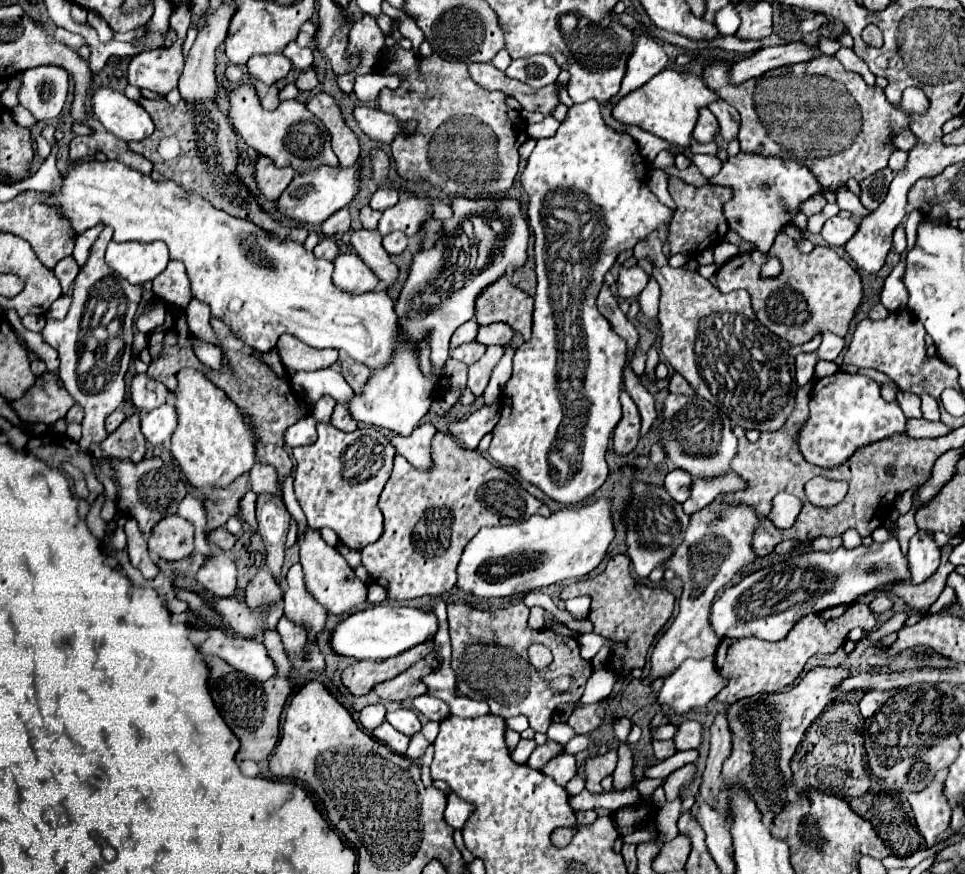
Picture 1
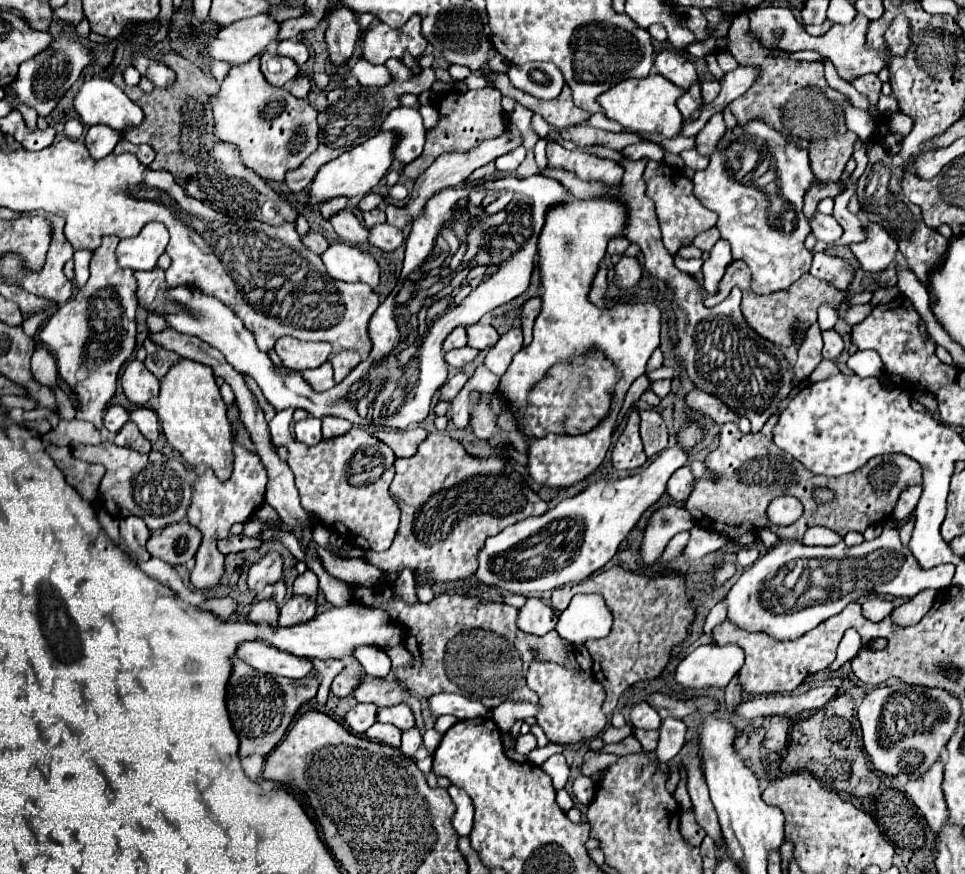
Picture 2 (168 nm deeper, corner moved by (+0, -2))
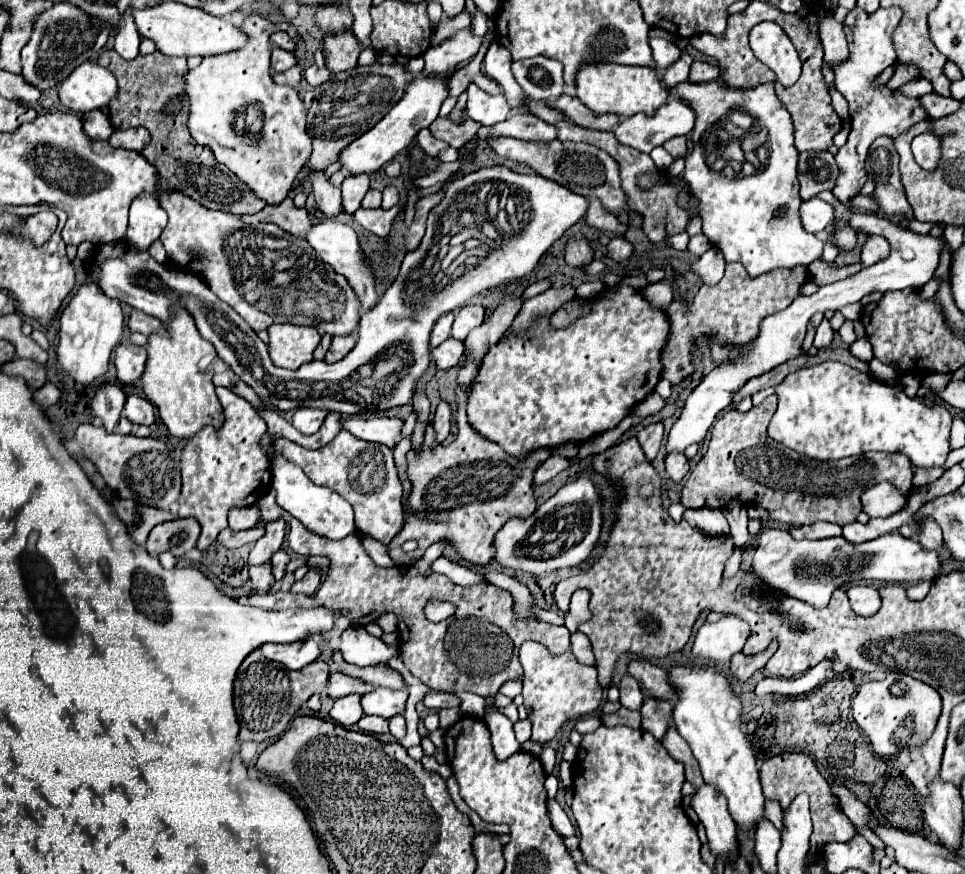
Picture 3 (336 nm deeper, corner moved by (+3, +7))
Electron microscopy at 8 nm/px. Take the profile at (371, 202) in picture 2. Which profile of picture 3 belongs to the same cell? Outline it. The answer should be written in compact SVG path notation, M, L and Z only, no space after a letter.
M369 175L347 177L341 185L341 191L343 191L345 213L355 213L355 209L361 207L361 201L363 201L365 193L369 191Z

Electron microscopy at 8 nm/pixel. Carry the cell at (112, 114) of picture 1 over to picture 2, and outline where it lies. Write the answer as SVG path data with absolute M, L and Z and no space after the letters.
M106 78L86 80L74 96L74 108L84 124L106 124L118 132L124 126L138 126L144 118L140 106Z

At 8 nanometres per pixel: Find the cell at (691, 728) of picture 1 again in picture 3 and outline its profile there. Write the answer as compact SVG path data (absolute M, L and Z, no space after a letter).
M645 699L641 707L641 717L643 717L643 729L653 733L659 741L665 739L665 733L669 729L669 719L673 713L673 705L669 701L661 699Z

